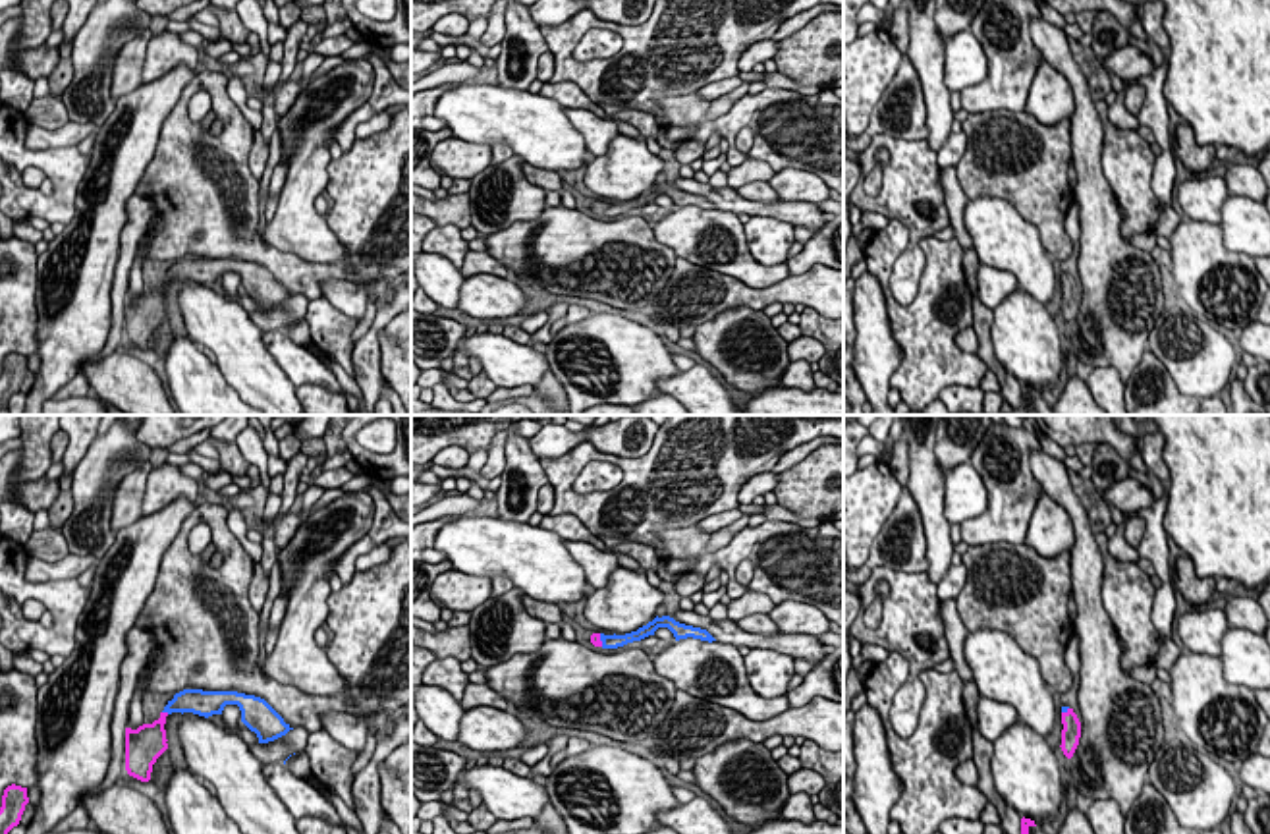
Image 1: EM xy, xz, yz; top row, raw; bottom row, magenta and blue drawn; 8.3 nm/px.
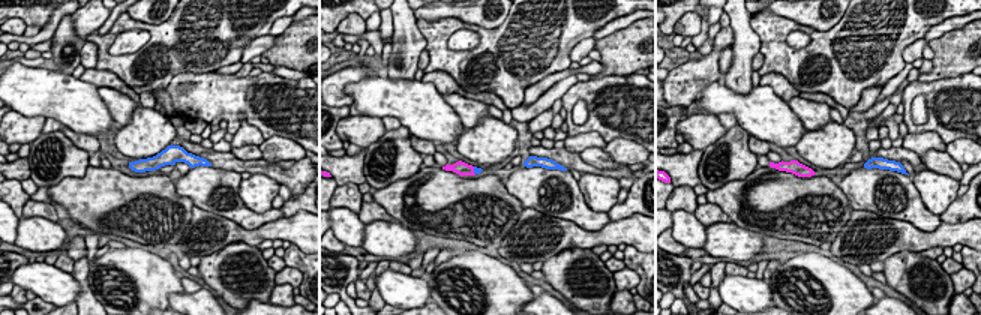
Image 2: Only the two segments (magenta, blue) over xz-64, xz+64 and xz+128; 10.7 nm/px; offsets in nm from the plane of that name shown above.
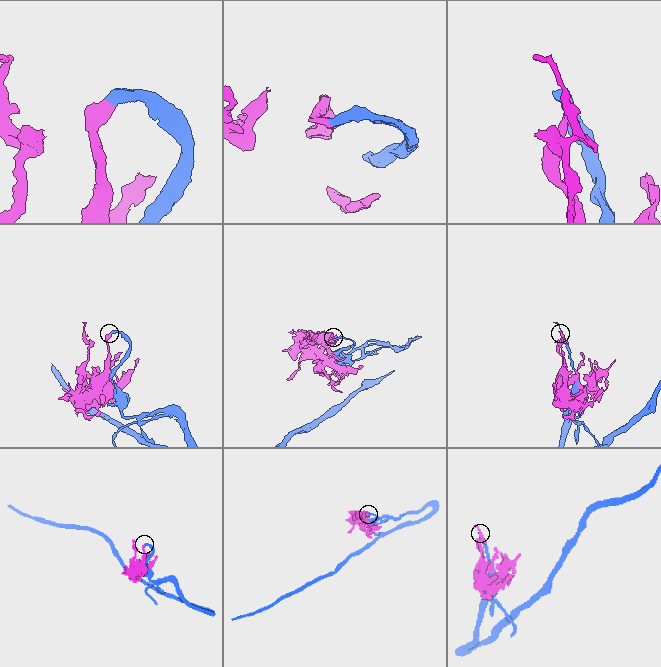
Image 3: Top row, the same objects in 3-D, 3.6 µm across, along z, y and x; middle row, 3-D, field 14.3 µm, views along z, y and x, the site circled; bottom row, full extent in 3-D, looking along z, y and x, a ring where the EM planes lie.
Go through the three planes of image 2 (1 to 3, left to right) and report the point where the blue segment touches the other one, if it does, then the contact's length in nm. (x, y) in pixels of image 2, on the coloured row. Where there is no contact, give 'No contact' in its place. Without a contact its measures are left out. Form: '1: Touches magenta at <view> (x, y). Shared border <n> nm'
1: No contact
2: Touches magenta at xz+64 (473, 171). Shared border 100 nm
3: No contact

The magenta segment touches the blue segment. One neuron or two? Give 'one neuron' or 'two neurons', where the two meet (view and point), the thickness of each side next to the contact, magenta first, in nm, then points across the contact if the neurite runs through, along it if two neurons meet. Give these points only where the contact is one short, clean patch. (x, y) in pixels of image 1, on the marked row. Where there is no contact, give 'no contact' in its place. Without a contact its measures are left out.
one neuron; meets magenta in xy at (166, 713); 260 nm thick on the magenta side, 190 nm on the other

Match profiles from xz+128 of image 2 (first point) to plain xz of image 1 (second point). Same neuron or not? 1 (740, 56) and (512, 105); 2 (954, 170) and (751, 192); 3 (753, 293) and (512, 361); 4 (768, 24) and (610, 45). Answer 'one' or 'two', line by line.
1: two
2: one
3: one
4: two

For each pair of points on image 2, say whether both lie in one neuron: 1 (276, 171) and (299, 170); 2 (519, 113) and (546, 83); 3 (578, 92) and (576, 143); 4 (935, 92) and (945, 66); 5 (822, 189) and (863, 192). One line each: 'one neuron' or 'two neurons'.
1: one neuron
2: two neurons
3: two neurons
4: two neurons
5: two neurons

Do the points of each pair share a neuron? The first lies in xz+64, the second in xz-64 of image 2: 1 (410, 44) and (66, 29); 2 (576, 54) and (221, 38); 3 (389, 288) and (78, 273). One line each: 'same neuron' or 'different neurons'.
1: same neuron
2: different neurons
3: different neurons

